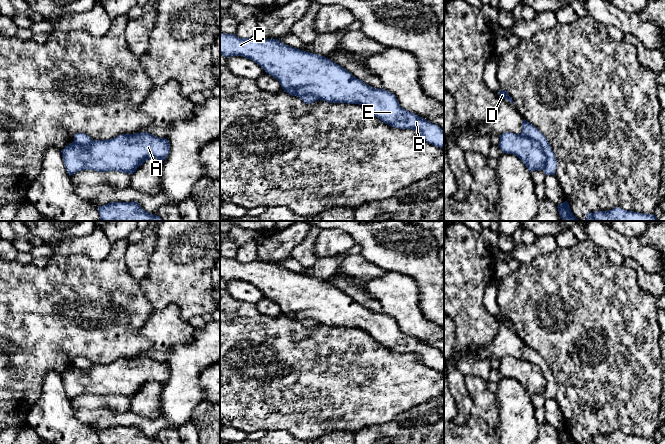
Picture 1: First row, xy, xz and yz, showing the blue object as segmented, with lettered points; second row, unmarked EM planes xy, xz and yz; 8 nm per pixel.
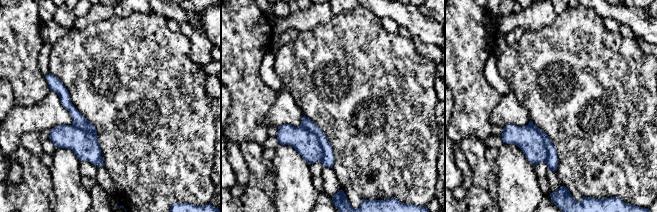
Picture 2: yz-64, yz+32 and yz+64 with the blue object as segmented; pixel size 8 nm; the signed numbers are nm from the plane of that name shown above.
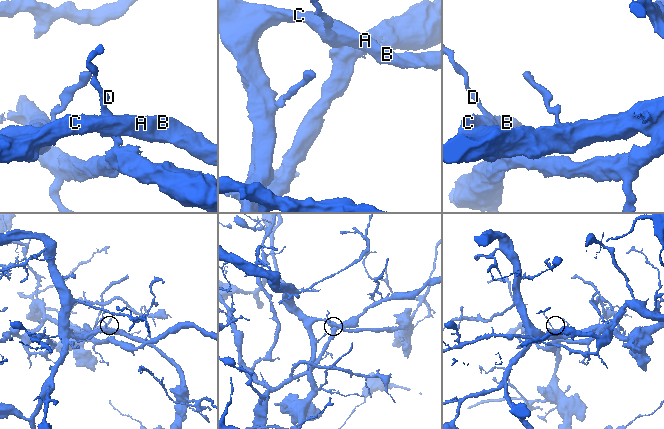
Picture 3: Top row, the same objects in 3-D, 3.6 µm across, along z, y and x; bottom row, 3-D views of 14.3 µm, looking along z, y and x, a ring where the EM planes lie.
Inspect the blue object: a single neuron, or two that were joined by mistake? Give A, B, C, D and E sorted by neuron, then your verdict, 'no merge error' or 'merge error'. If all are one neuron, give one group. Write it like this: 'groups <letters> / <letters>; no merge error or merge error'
groups A B C E / D; merge error

